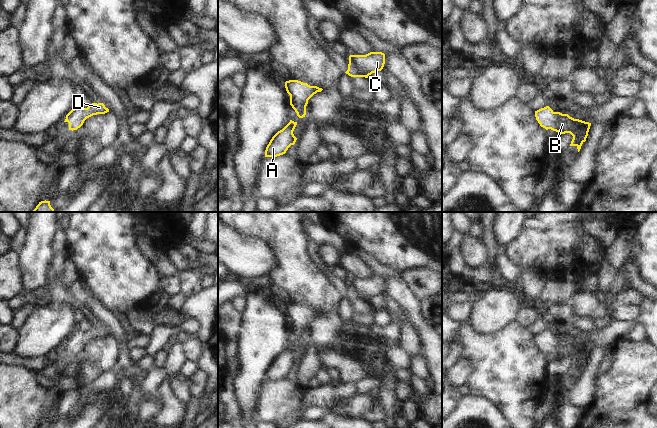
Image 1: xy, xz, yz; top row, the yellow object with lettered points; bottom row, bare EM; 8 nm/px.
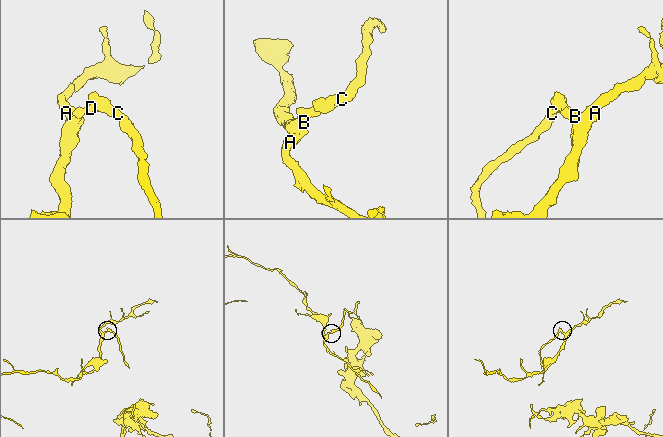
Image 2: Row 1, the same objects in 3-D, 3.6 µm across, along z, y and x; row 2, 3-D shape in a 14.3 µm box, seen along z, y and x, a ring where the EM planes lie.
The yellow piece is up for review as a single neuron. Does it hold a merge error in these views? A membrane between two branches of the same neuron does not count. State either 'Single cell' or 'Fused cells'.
Single cell

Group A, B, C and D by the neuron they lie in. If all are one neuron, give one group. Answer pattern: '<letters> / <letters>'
A B C D

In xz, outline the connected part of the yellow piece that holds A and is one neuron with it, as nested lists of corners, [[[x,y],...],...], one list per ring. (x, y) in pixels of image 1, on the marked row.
[[[290,122],[280,131],[278,131],[270,140],[265,150],[265,157],[277,157],[286,153],[291,145],[294,145],[297,138],[293,131],[297,122]]]

